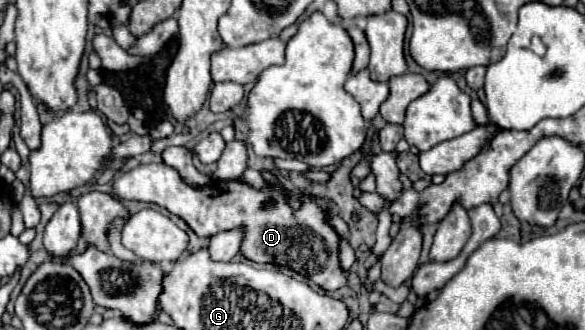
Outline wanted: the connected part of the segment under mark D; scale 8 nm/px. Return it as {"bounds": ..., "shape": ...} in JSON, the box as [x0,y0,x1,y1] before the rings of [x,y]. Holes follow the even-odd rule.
{"bounds":[112,163,348,291],"shape":[[[164,163],[136,165],[134,169],[114,179],[112,191],[122,201],[146,201],[146,203],[158,203],[160,207],[166,207],[170,213],[184,219],[190,225],[190,229],[200,237],[212,237],[220,231],[228,231],[228,229],[244,225],[246,237],[242,241],[240,251],[250,261],[288,267],[308,277],[324,291],[336,291],[348,283],[338,261],[340,237],[324,221],[322,209],[310,197],[302,197],[300,199],[302,209],[292,211],[290,205],[284,201],[282,187],[278,191],[254,189],[242,181],[222,181],[222,187],[218,183],[206,185],[206,187],[190,187],[180,179],[176,169]],[[210,191],[224,191],[224,193],[210,197]],[[268,197],[276,199],[276,207],[262,209],[262,203]]]}

